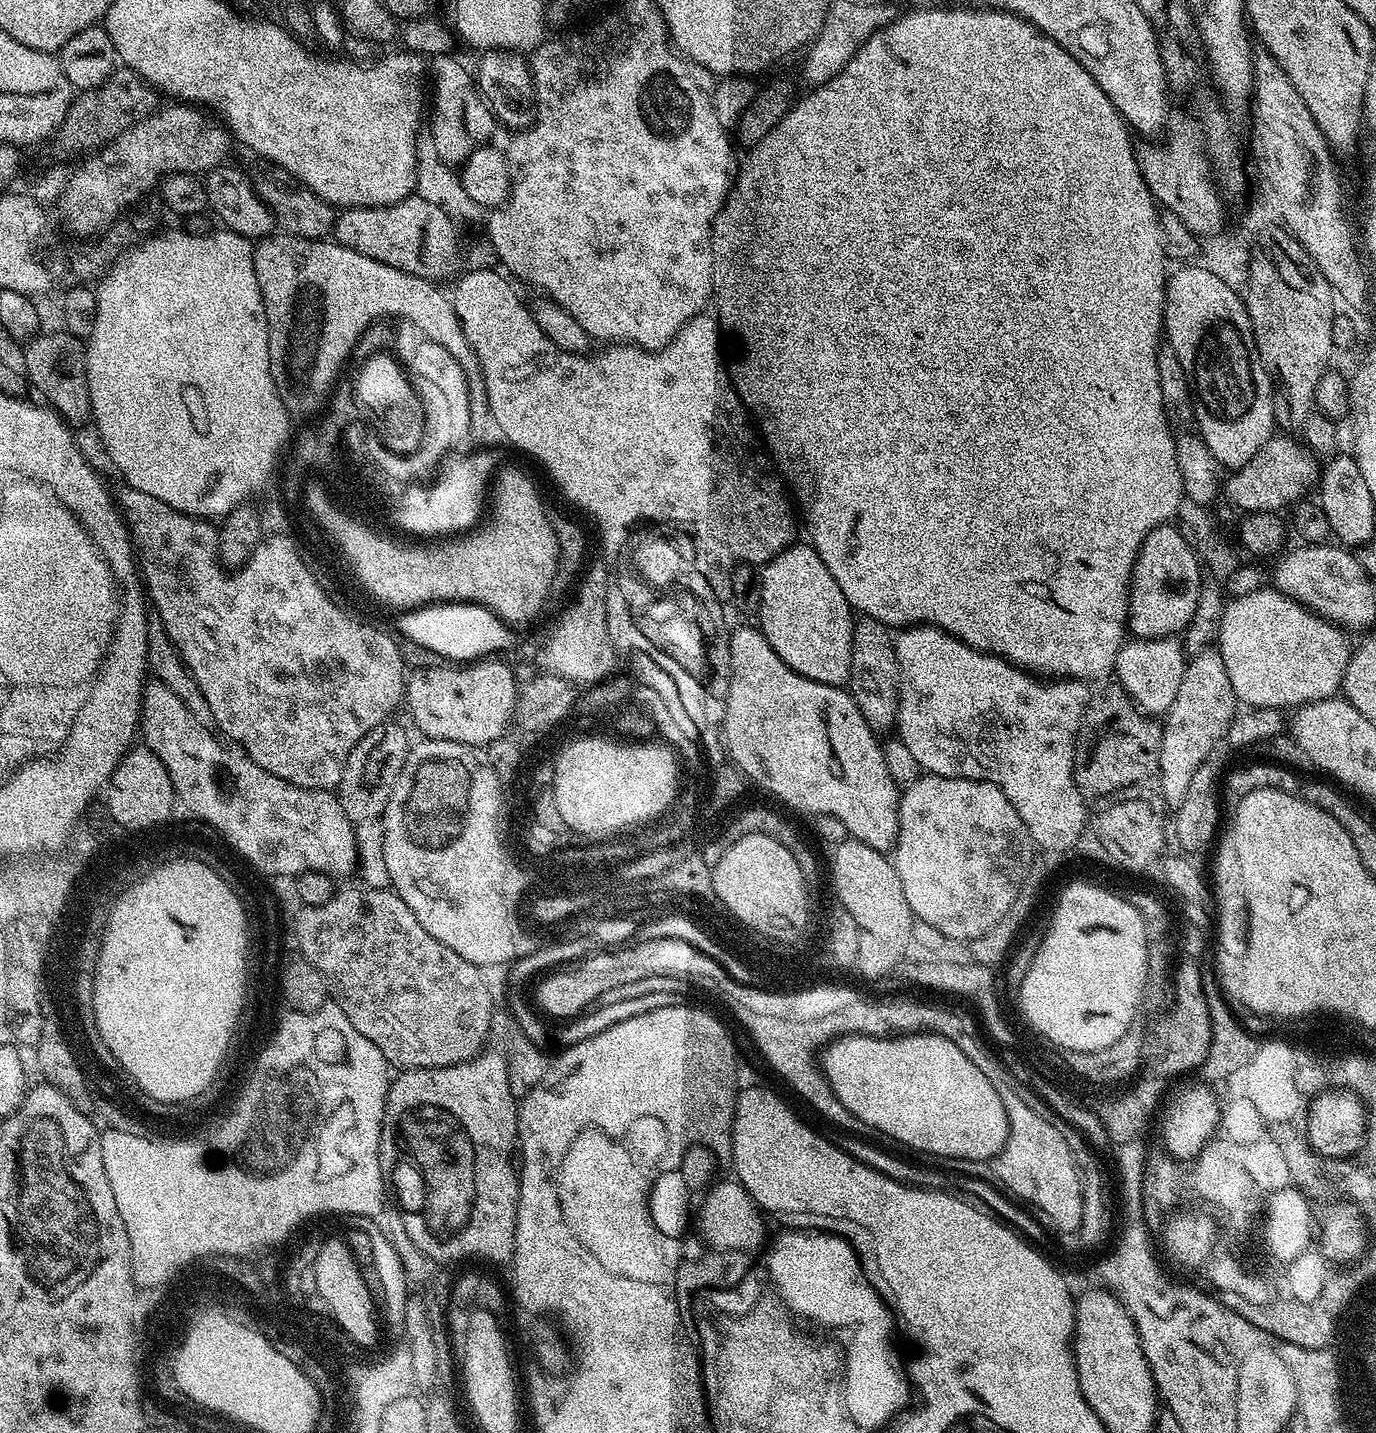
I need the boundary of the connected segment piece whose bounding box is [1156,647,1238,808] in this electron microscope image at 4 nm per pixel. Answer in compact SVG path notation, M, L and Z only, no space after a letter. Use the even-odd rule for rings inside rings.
M1210 647L1195 653L1185 665L1182 683L1161 725L1162 749L1156 784L1167 807L1175 808L1181 804L1195 771L1209 761L1216 744L1227 735L1237 710L1238 701L1219 649Z

